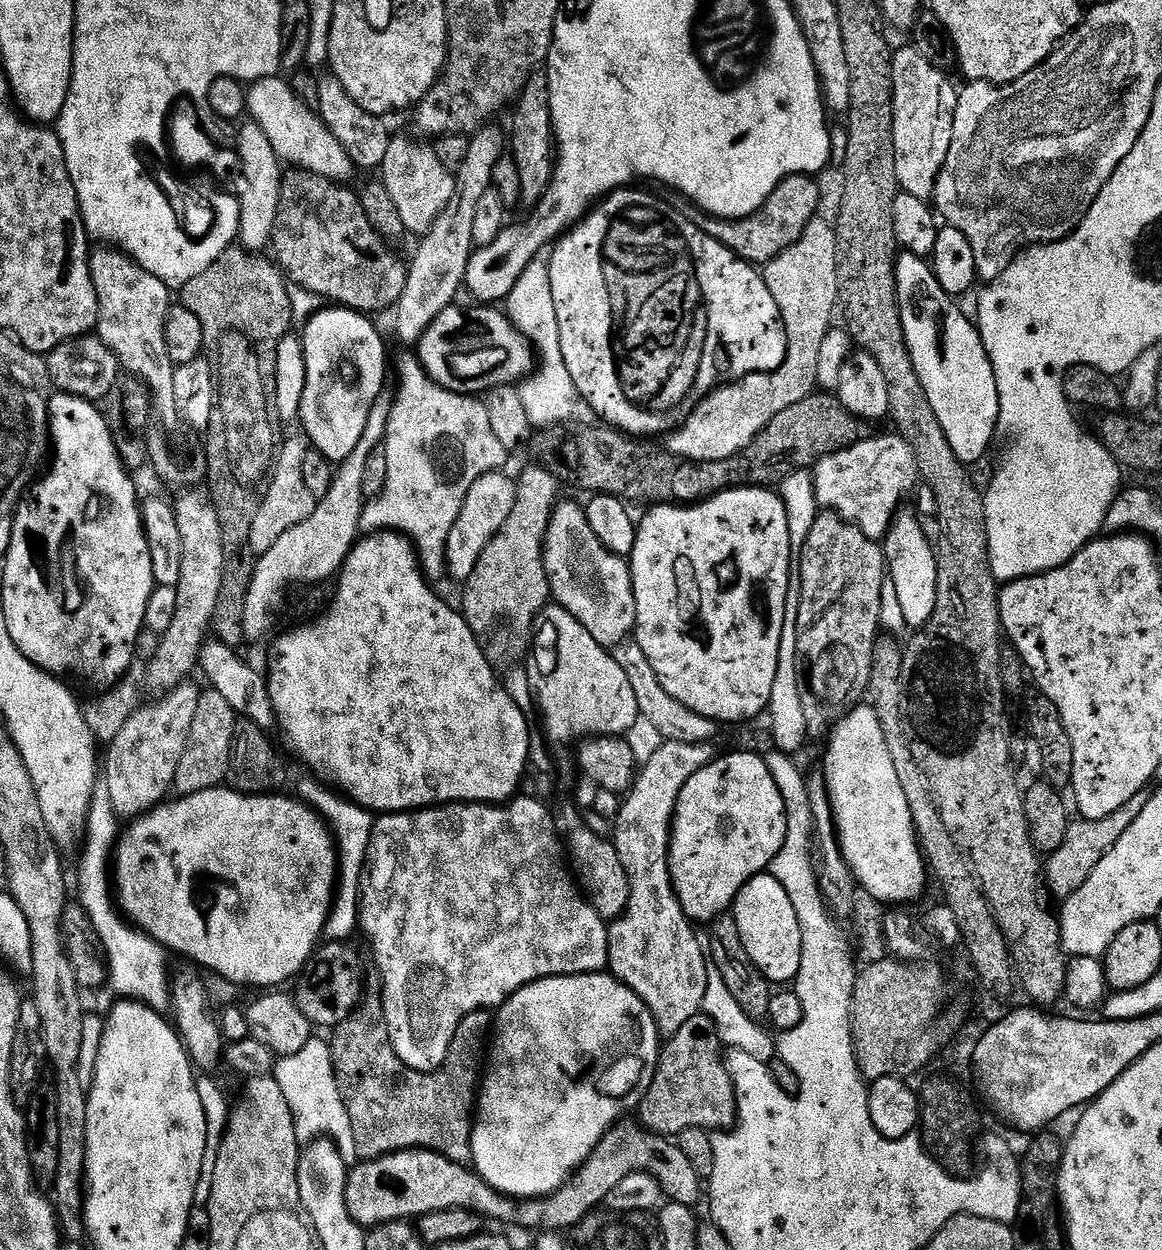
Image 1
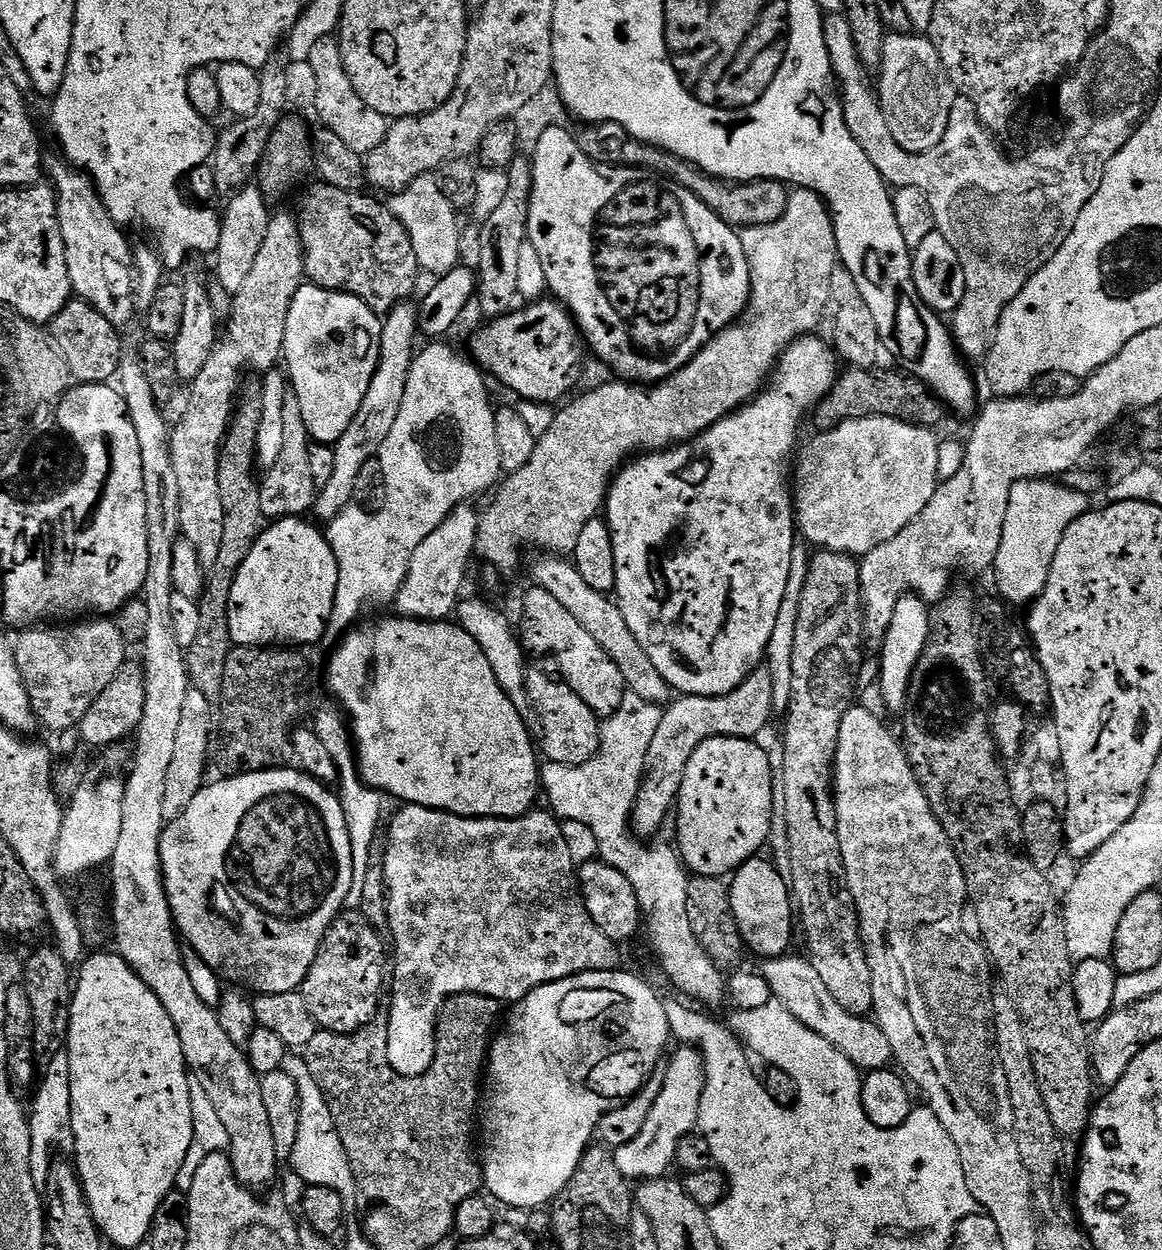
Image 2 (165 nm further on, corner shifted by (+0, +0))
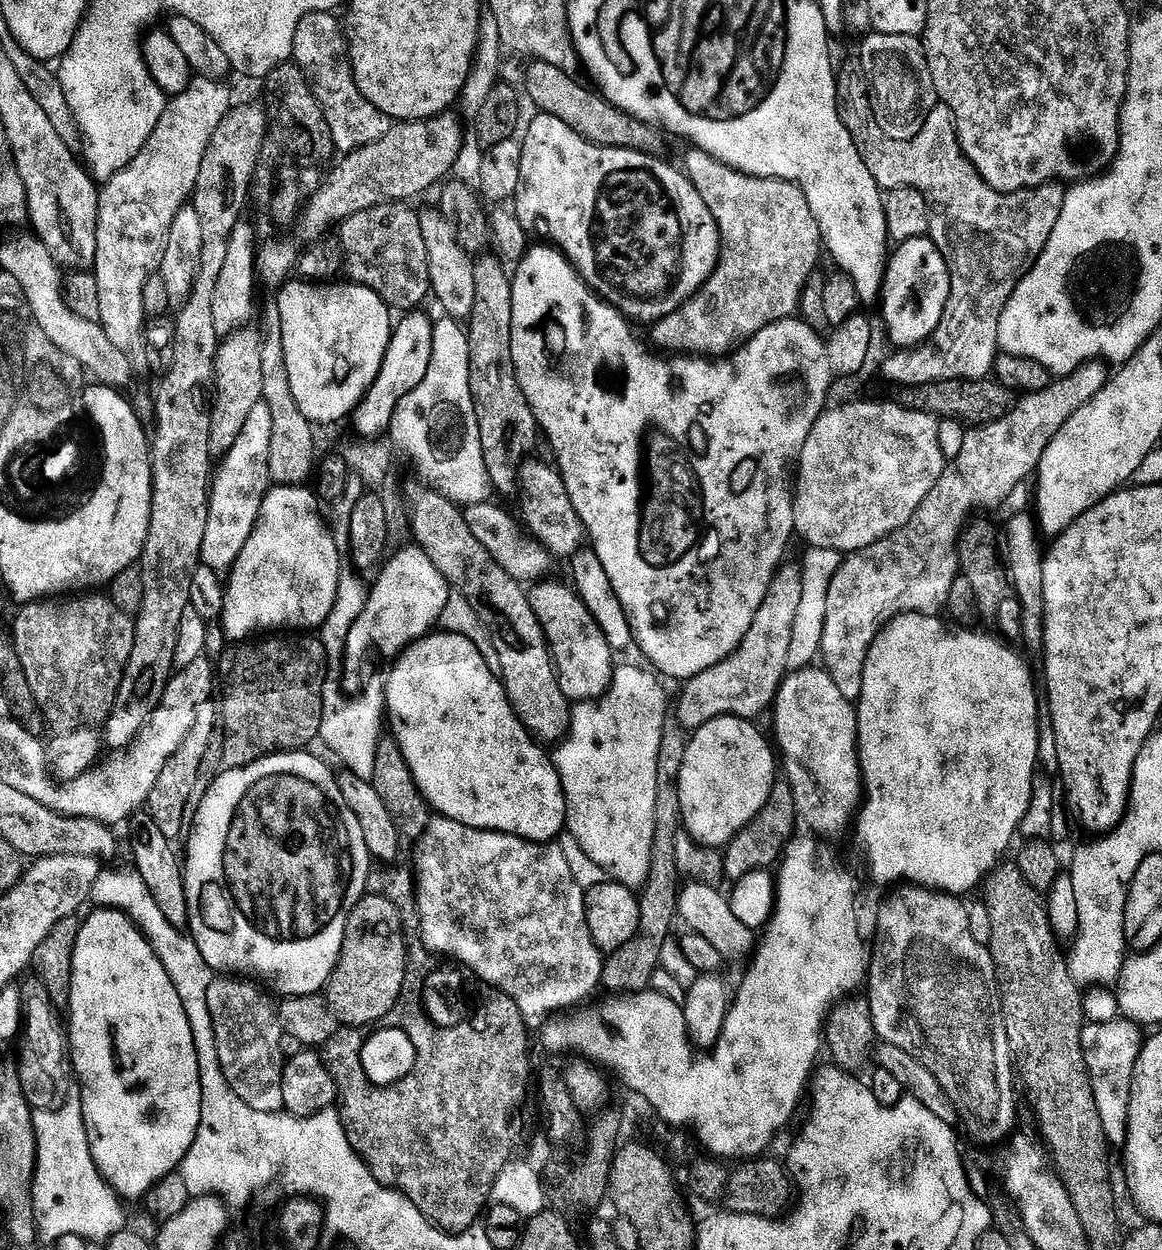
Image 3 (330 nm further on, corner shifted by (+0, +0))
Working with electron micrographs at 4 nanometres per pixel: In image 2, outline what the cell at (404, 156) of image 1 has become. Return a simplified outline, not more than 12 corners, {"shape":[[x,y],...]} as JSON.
{"shape":[[435,175],[391,200],[425,273],[461,263],[458,213]]}

